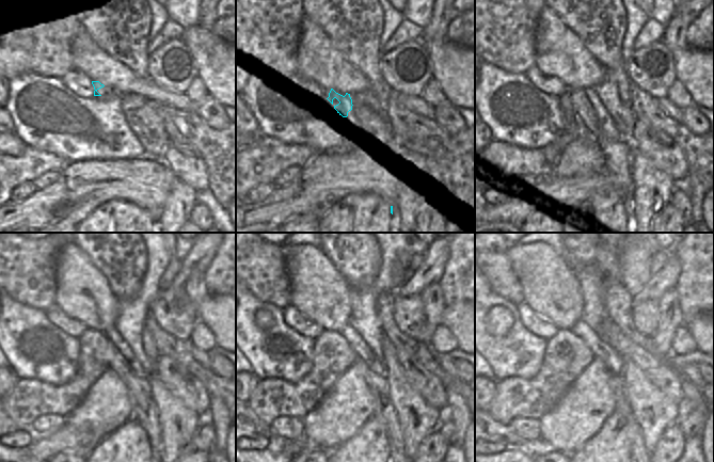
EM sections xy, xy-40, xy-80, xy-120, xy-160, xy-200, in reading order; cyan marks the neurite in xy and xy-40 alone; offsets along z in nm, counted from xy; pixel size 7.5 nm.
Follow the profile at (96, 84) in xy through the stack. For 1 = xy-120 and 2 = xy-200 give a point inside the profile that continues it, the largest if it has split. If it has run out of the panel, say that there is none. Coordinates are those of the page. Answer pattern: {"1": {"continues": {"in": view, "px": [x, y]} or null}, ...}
{"1": {"continues": {"in": "xy-120", "px": [144, 411]}}, "2": {"continues": {"in": "xy-200", "px": [637, 449]}}}

